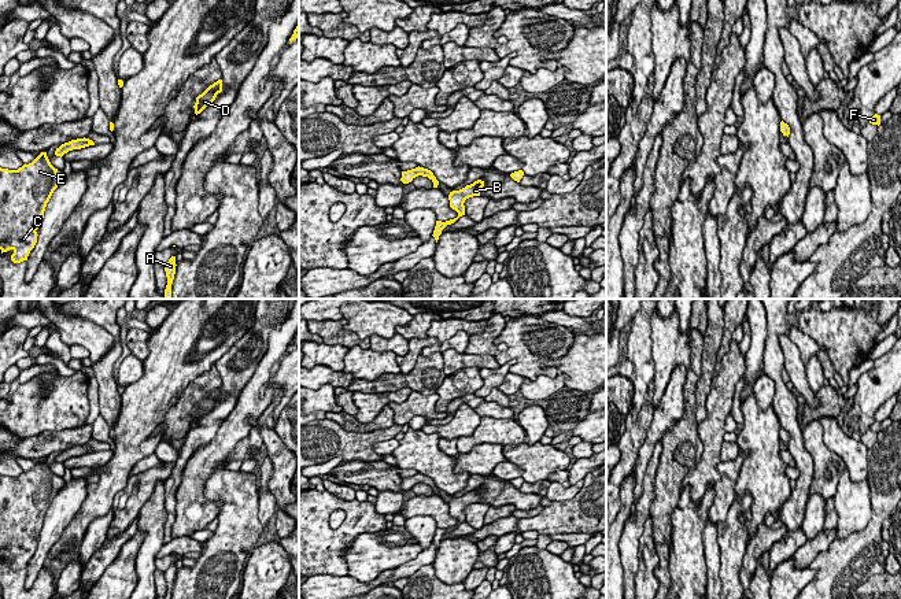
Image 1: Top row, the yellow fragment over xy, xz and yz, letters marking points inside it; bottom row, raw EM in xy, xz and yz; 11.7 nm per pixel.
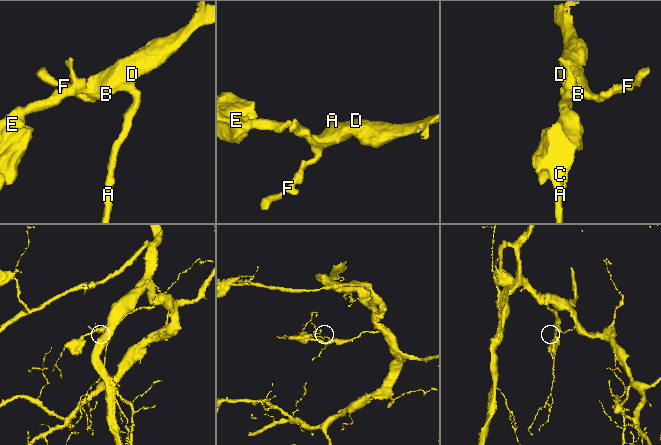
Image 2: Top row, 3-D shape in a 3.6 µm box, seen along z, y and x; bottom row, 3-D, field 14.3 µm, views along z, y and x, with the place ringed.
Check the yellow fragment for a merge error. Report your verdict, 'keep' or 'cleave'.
keep

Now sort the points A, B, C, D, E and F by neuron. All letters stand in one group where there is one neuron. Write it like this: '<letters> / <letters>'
A B C D E F

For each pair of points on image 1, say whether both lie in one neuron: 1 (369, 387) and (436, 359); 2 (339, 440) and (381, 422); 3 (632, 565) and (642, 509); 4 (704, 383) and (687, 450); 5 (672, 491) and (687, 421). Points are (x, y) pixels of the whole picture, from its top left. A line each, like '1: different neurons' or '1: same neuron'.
1: same neuron
2: different neurons
3: same neuron
4: different neurons
5: same neuron

